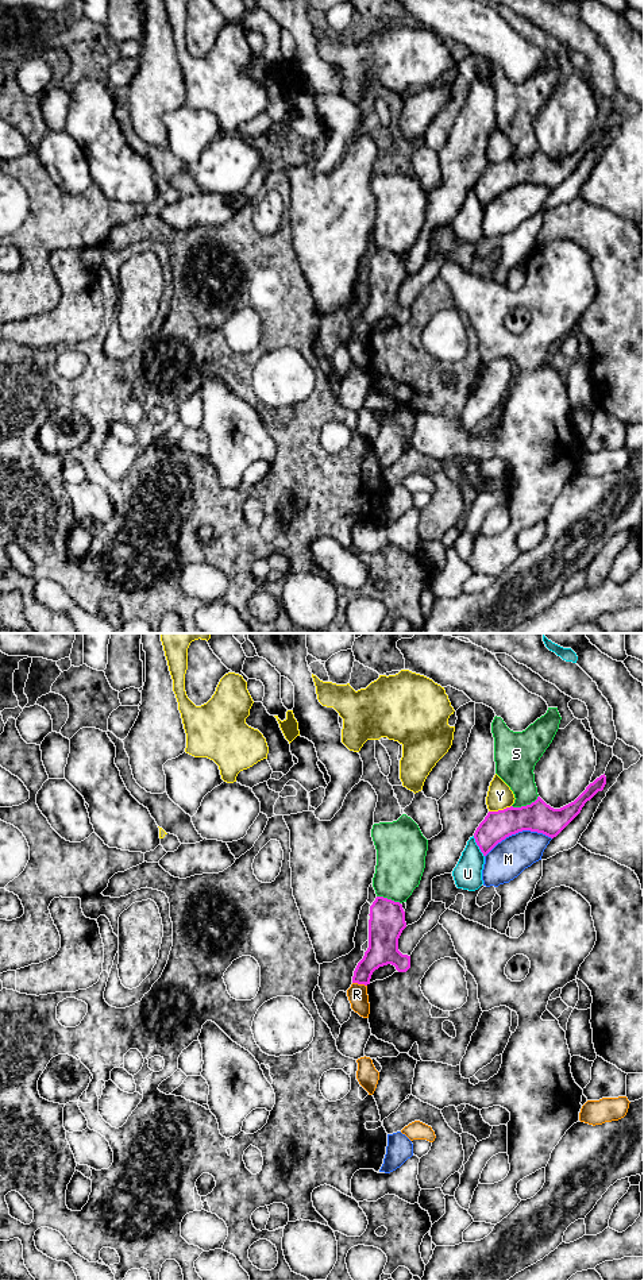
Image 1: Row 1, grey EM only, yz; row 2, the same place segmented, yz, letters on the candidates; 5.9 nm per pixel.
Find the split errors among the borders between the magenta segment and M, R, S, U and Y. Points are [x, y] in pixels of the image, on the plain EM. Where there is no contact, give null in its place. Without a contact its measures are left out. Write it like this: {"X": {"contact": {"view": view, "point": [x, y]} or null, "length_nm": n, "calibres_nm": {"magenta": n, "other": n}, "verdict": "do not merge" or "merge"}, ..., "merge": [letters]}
{"M": {"contact": {"view": "yz", "point": [517, 184]}, "length_nm": 420, "calibres_nm": {"magenta": 180, "other": 220}, "verdict": "do not merge"}, "R": {"contact": {"view": "yz", "point": [359, 335]}, "length_nm": 90, "calibres_nm": {"magenta": 180, "other": 120}, "verdict": "do not merge"}, "S": {"contact": {"view": "yz", "point": [527, 157]}, "length_nm": 170, "calibres_nm": {"magenta": 180, "other": 220}, "verdict": "do not merge"}, "U": {"contact": {"view": "yz", "point": [478, 197]}, "length_nm": 140, "calibres_nm": {"magenta": 180, "other": 170}, "verdict": "do not merge"}, "Y": {"contact": {"view": "yz", "point": [500, 162]}, "length_nm": 140, "calibres_nm": {"magenta": 180, "other": 150}, "verdict": "do not merge"}, "merge": []}

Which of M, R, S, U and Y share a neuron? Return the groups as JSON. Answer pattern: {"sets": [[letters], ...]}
{"sets": [["M"], ["R"], ["S"], ["U"], ["Y"]]}

